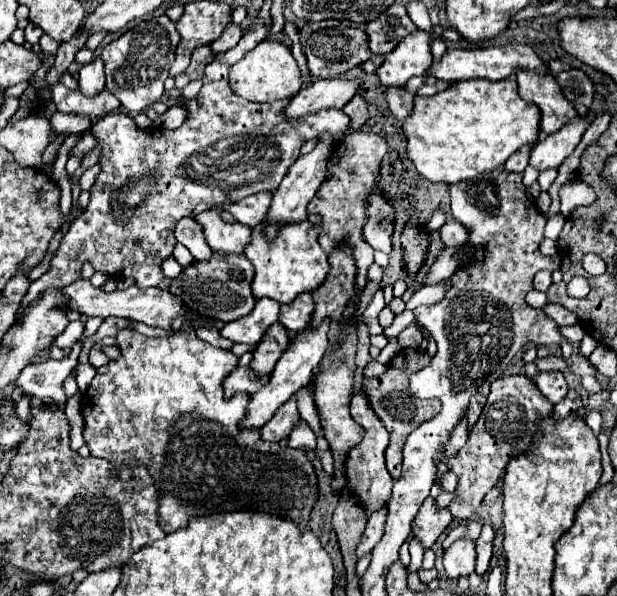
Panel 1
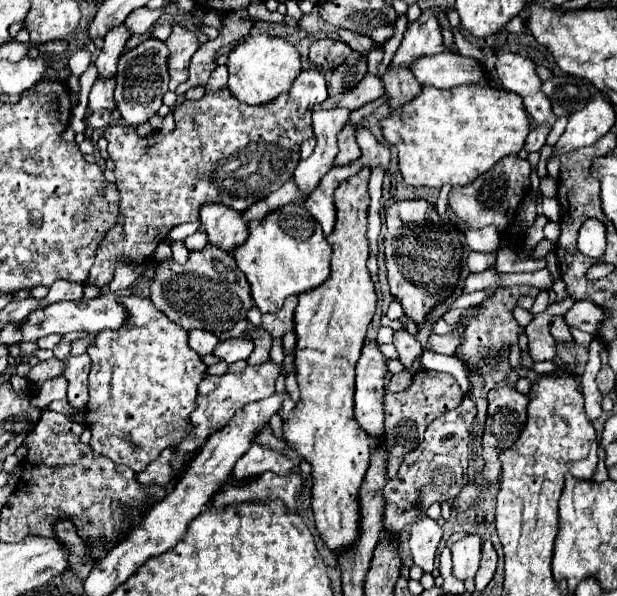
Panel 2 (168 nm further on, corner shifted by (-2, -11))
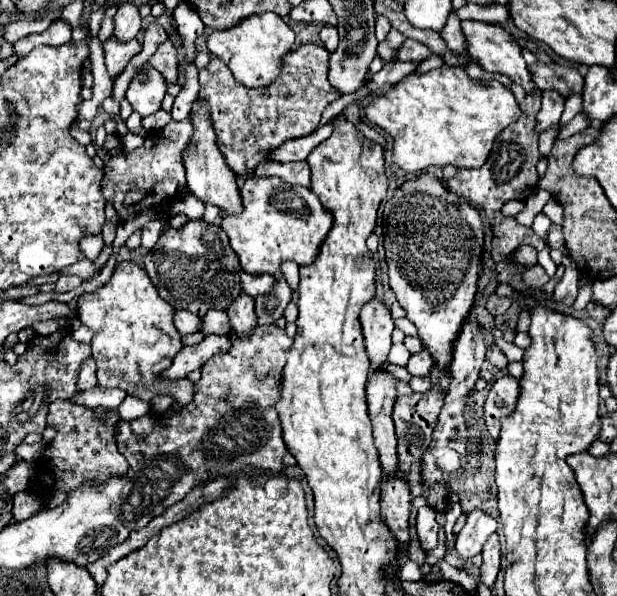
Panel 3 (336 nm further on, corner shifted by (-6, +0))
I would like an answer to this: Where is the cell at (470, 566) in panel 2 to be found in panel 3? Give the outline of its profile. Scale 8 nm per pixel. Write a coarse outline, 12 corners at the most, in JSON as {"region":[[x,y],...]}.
{"region":[[482,509],[468,513],[456,535],[456,551],[472,559],[496,531]]}

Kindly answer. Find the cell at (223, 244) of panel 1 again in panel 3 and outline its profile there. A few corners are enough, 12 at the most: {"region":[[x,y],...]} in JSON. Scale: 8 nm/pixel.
{"region":[[208,105],[190,109],[184,151],[188,189],[224,213],[240,213],[240,189],[216,145]]}

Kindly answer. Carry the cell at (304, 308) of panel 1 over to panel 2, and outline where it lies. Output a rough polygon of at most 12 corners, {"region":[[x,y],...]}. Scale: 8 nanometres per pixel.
{"region":[[290,296],[280,312],[248,312],[254,326],[262,326],[272,338],[284,338],[294,330],[298,298]]}

